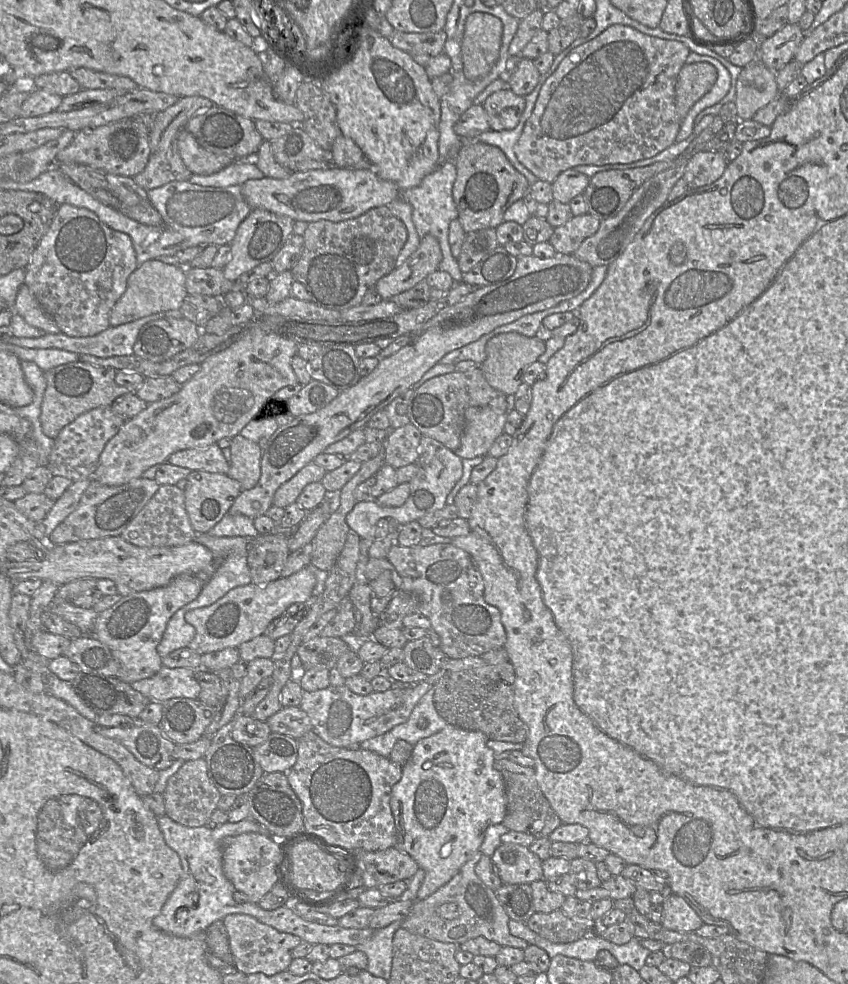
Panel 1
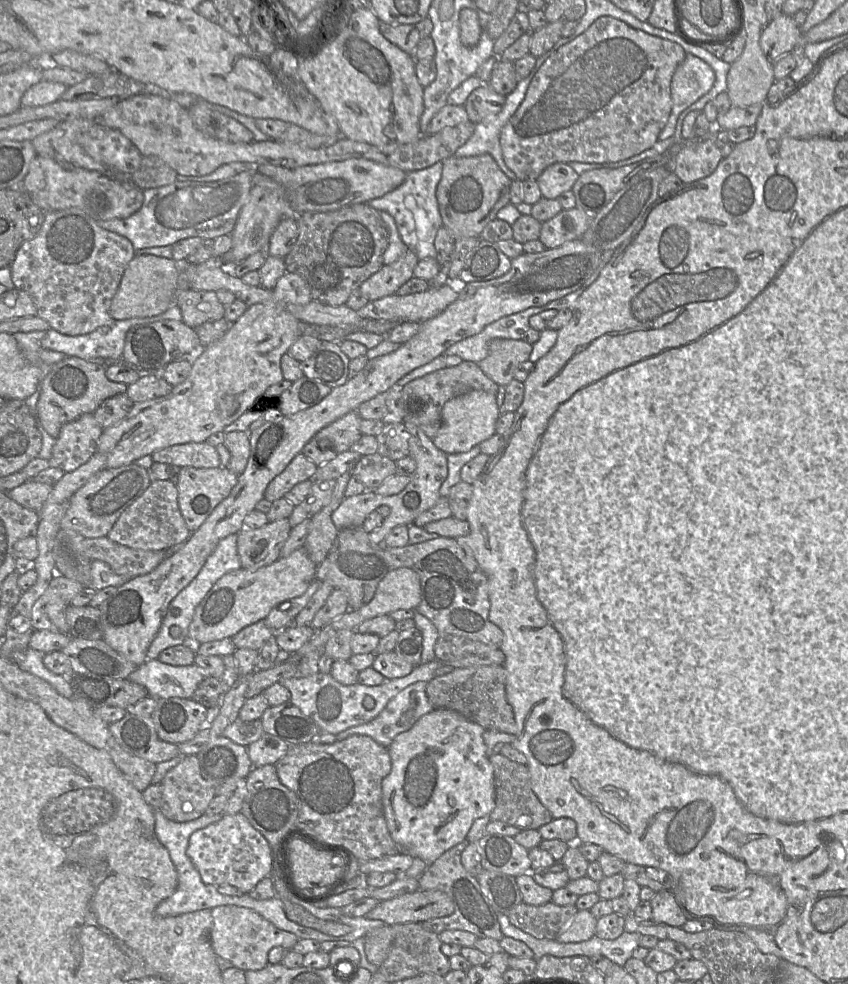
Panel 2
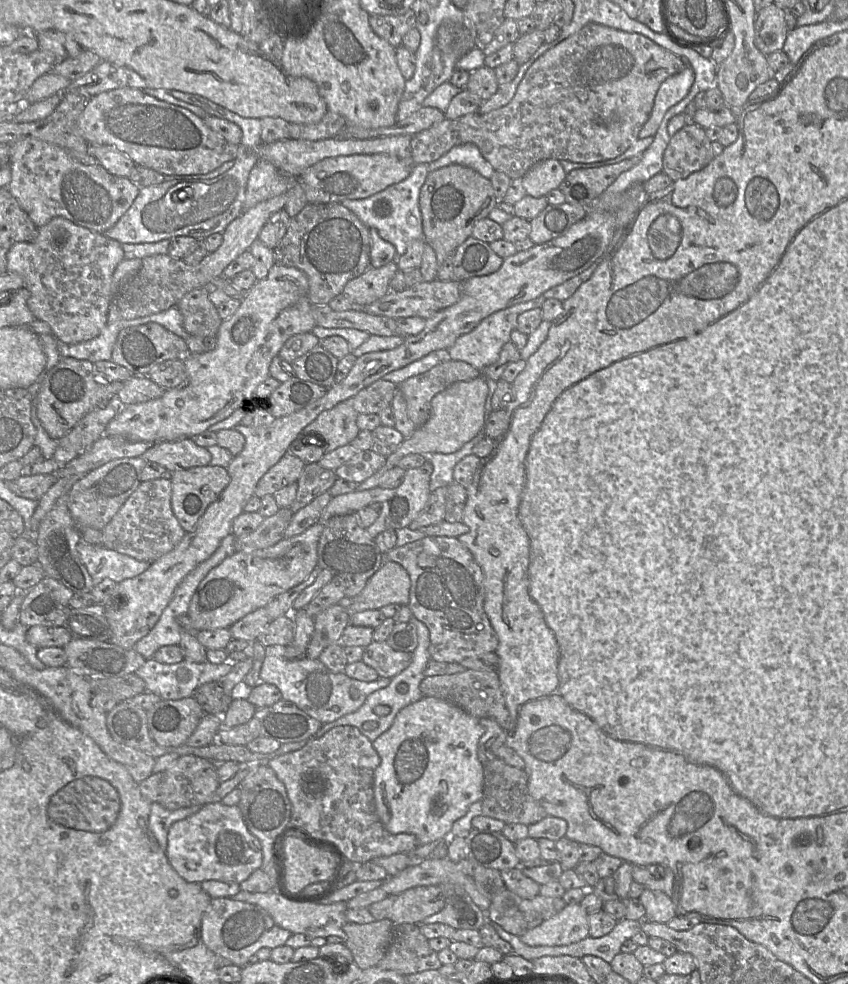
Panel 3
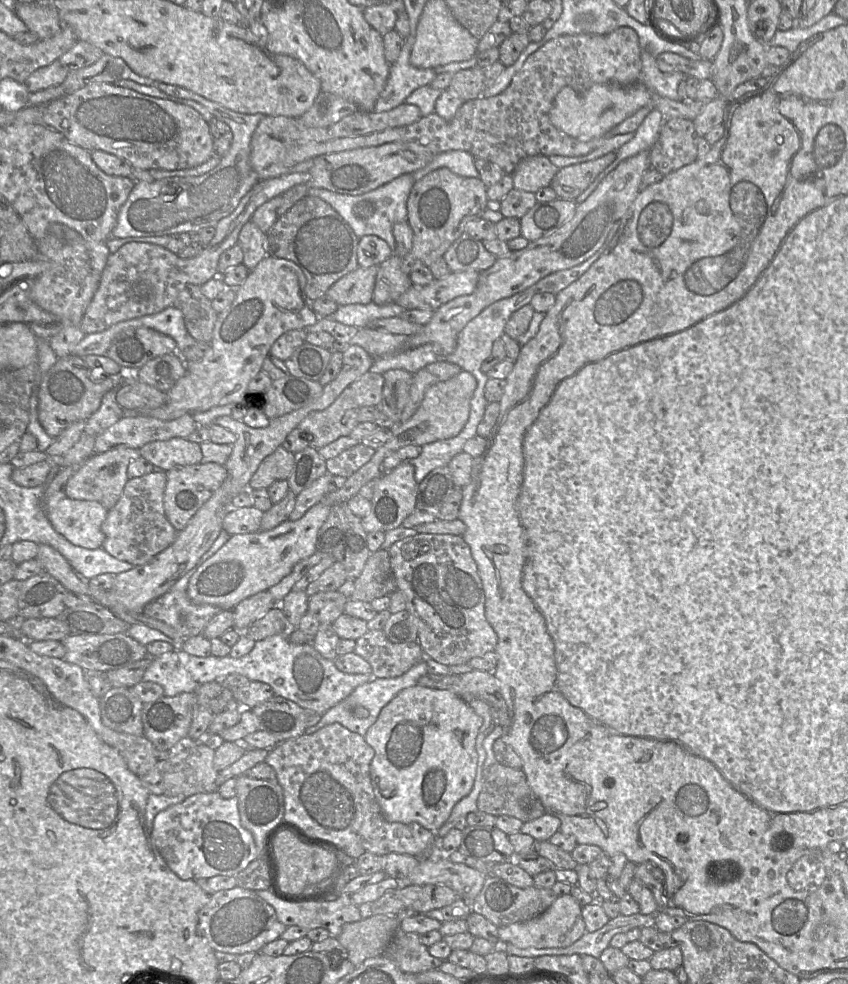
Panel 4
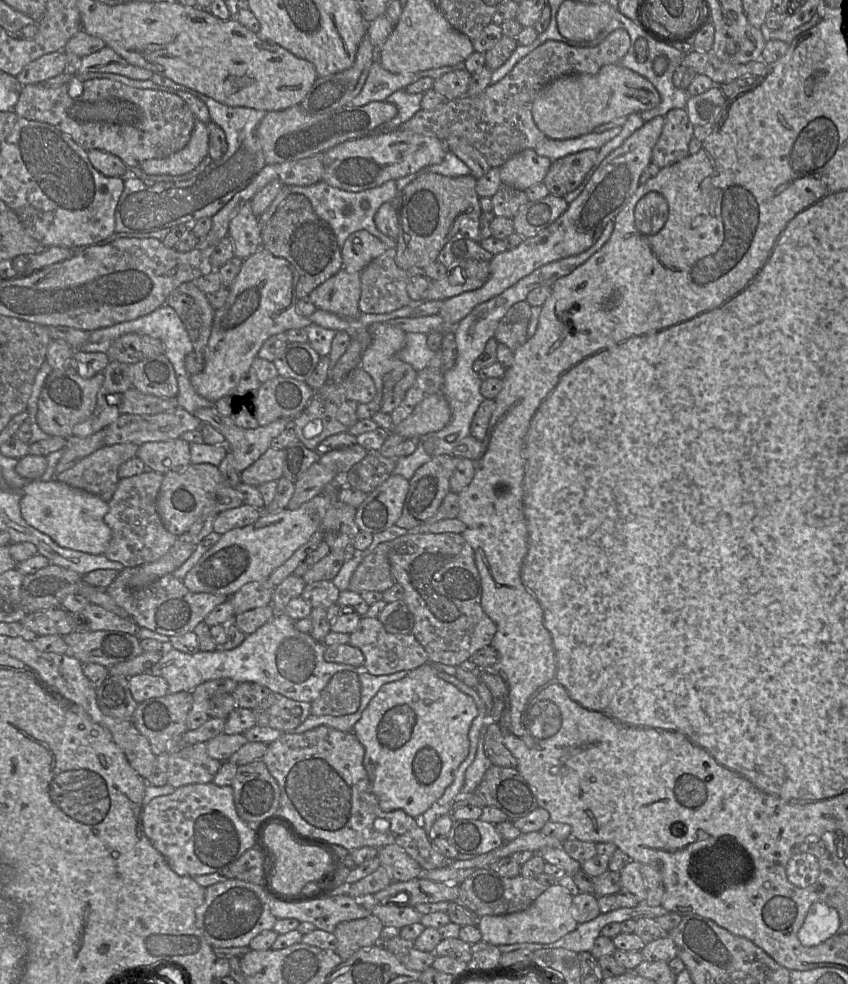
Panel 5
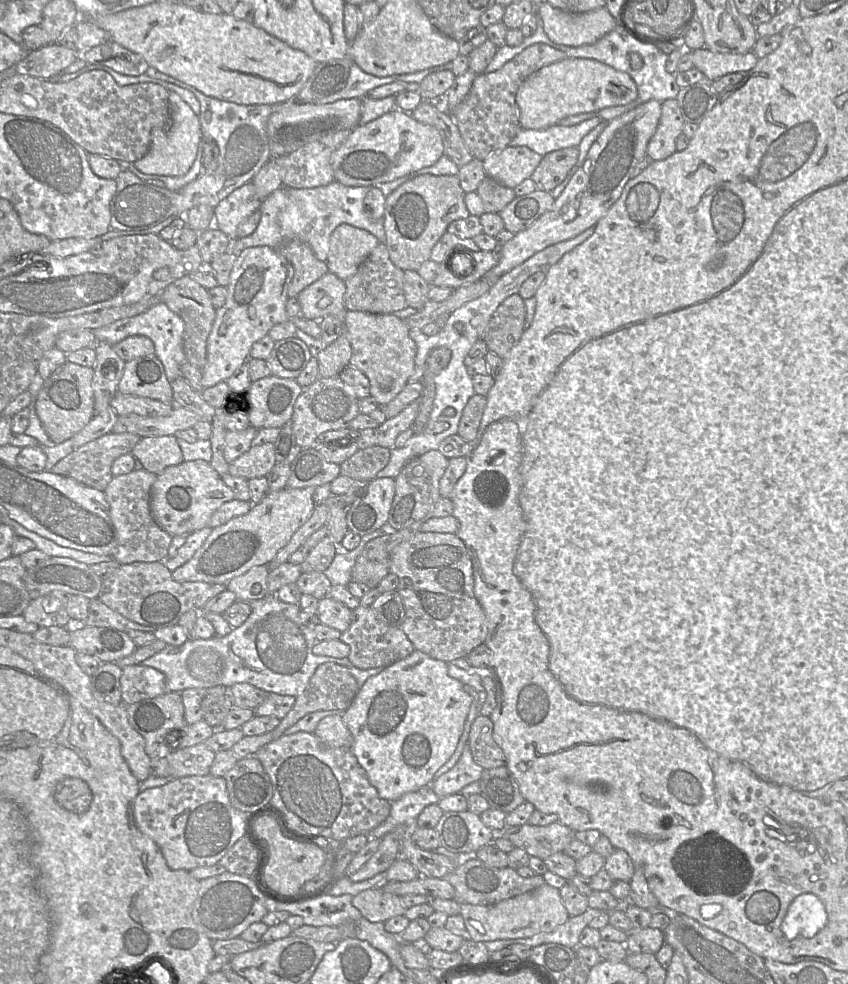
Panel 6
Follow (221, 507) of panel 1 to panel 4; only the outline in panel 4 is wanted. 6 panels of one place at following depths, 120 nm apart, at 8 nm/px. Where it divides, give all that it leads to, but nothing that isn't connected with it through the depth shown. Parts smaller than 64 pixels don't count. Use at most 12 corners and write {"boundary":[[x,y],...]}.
{"boundary":[[199,463],[166,472],[164,511],[182,531],[227,477]]}

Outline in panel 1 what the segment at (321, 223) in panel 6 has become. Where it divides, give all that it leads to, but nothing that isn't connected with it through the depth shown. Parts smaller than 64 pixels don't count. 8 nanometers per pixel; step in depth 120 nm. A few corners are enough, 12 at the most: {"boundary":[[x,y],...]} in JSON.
{"boundary":[[454,161],[400,192],[418,235],[439,241],[439,269],[462,282],[449,225],[457,219]]}

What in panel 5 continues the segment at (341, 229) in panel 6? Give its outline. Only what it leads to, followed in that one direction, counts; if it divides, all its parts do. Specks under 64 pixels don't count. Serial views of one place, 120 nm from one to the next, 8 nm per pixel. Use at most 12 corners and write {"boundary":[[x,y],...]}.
{"boundary":[[366,230],[342,247],[342,269],[360,273],[387,248]]}

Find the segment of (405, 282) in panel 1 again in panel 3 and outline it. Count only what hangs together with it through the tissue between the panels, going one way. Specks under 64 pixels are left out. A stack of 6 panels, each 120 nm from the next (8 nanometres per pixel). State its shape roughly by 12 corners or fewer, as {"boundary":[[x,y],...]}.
{"boundary":[[395,262],[368,268],[342,294],[361,308],[389,293]]}

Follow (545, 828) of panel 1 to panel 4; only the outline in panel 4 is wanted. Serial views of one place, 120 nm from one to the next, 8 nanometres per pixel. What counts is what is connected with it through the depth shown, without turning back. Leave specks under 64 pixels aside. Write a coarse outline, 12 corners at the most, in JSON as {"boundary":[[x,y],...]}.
{"boundary":[[521,769],[483,773],[479,811],[523,823],[546,813]]}

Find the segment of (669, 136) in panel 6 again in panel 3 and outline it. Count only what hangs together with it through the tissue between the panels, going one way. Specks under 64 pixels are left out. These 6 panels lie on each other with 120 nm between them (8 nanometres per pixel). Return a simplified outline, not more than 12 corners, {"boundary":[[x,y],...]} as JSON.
{"boundary":[[688,123],[671,136],[663,169],[687,178],[714,158],[705,130]]}

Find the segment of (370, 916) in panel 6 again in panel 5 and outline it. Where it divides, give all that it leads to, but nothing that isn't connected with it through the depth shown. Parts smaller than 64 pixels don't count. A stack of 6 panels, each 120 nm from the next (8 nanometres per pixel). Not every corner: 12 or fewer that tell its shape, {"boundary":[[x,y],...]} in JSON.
{"boundary":[[373,895],[362,902],[388,931],[420,923],[414,907],[375,904]]}

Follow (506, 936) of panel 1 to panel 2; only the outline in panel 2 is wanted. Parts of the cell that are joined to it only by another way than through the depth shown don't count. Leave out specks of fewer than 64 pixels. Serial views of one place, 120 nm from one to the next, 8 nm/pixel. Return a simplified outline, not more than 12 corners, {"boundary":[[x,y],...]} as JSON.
{"boundary":[[465,839],[426,867],[419,890],[442,891],[451,915],[421,925],[500,941],[497,914],[461,863]]}

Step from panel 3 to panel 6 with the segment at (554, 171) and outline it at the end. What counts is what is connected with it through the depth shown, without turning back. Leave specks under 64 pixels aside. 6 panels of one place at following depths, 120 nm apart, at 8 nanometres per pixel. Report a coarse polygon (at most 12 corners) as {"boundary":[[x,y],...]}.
{"boundary":[[509,145],[482,163],[486,176],[515,188],[531,178],[542,157]]}

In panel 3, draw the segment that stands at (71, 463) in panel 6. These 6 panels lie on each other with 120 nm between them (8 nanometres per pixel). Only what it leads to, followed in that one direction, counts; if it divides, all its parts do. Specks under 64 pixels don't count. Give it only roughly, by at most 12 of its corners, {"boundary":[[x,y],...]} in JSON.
{"boundary":[[142,456],[111,460],[69,492],[76,527],[102,530],[137,489]]}

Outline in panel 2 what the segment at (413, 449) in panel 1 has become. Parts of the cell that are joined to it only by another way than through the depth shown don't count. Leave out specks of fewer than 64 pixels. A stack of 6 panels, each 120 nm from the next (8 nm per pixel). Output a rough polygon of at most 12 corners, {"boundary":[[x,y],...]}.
{"boundary":[[403,422],[384,424],[378,453],[396,462],[409,456]]}

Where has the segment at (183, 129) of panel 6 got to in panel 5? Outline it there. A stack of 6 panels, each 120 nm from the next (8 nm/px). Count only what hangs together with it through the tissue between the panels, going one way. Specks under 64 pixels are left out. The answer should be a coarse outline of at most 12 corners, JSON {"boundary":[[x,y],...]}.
{"boundary":[[197,120],[187,145],[143,161],[148,175],[182,175],[208,156],[207,124]]}

